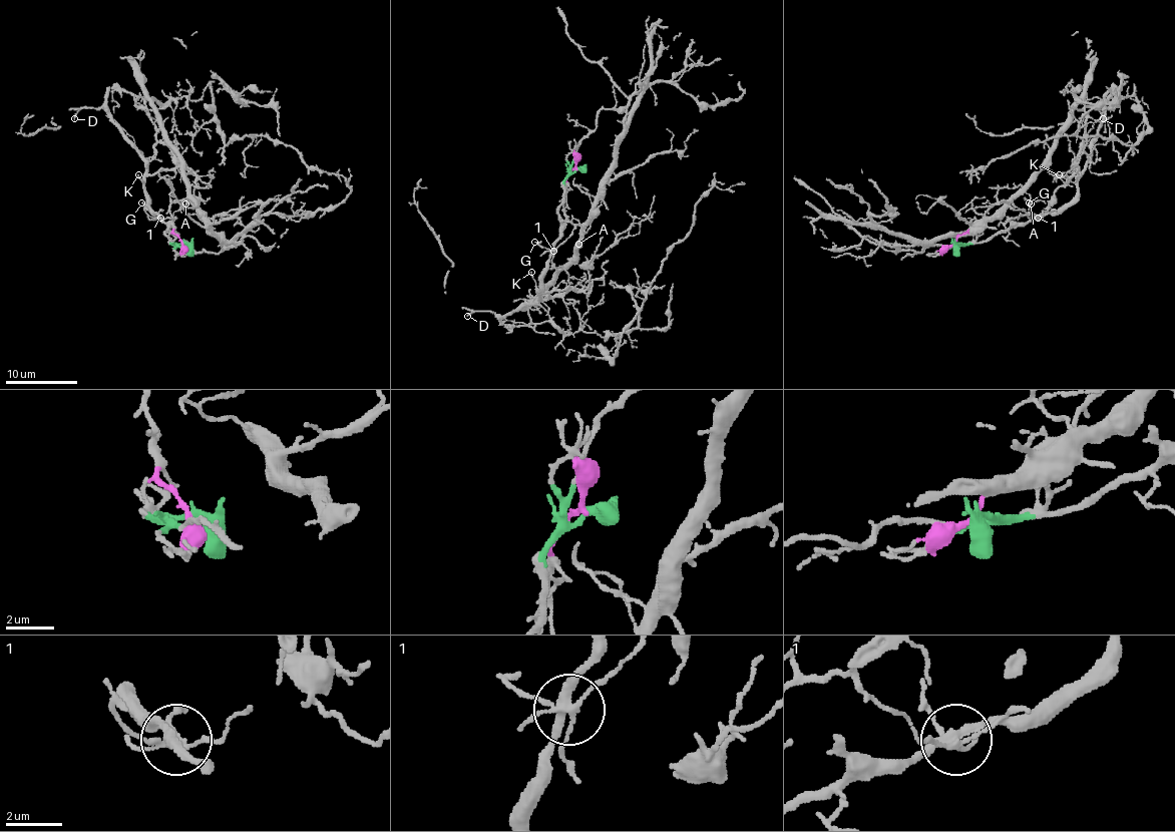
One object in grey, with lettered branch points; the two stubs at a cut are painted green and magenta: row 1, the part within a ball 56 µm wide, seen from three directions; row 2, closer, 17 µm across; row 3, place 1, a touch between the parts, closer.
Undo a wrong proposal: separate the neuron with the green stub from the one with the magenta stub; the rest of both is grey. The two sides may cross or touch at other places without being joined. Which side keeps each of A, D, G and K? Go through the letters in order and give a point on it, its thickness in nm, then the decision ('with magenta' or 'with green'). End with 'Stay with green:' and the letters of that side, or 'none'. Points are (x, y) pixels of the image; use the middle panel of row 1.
A: place (578, 244); calibre 90 nm; with magenta
D: place (467, 316); calibre 130 nm; with green
G: place (534, 242); calibre 150 nm; with green
K: place (531, 272); calibre 110 nm; with green
Stay with green: D, G, K

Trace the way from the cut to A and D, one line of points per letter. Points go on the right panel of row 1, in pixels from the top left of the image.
A: (955, 242), (994, 205), (1015, 194), (1030, 194), (1031, 203)
D: (955, 242), (981, 244), (1046, 213), (1057, 213), (1076, 193), (1076, 178), (1103, 115), (1098, 108), (1103, 119)

